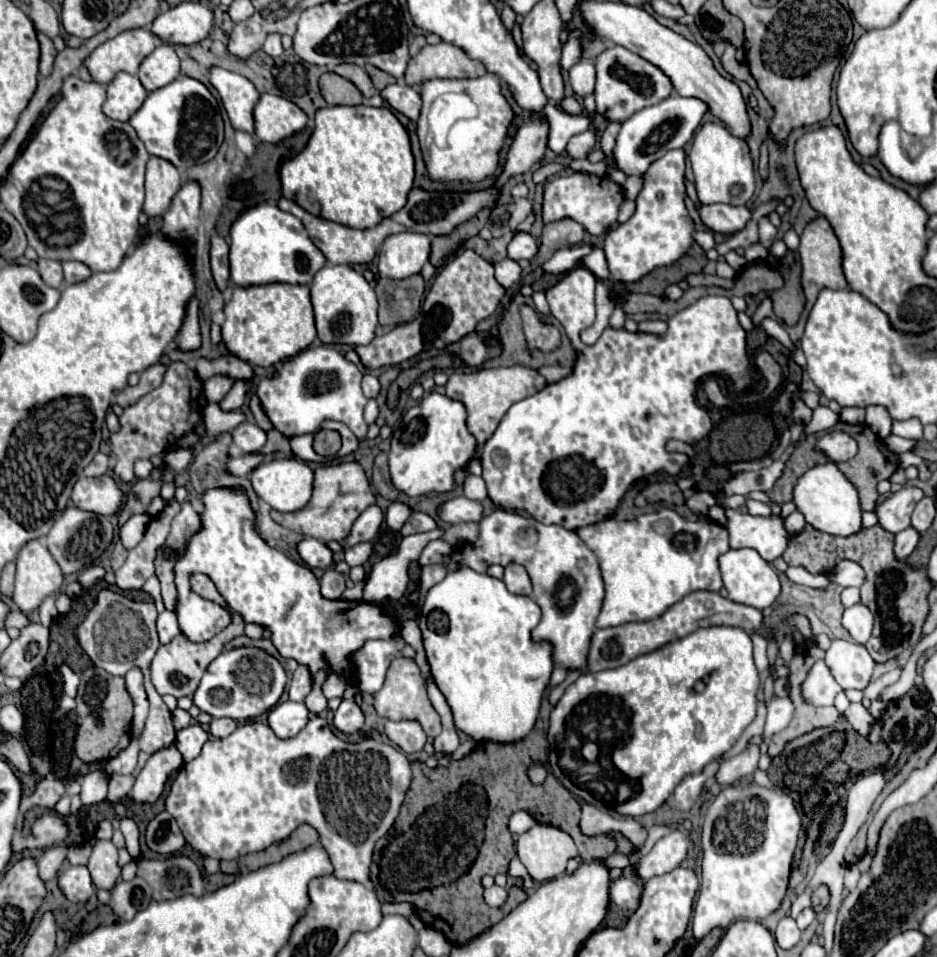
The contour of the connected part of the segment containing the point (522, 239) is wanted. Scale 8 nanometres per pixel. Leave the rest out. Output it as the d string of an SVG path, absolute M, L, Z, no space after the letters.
M517 233L513 237L513 241L509 243L507 247L507 255L515 261L521 261L521 259L533 259L537 255L537 241L529 235L529 233Z

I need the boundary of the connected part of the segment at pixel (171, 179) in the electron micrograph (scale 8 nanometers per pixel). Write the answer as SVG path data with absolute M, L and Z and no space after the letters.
M151 157L145 175L145 205L143 211L149 217L163 215L181 187L181 175L175 165L161 157Z

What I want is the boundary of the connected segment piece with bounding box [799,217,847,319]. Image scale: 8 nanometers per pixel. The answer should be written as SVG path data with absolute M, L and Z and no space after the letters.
M817 217L815 221L811 221L803 235L801 235L801 245L799 245L799 257L801 257L801 265L803 265L803 273L809 273L809 281L801 281L805 297L807 297L807 309L803 313L803 317L809 317L809 309L811 305L817 301L817 295L823 287L831 287L831 289L847 289L847 281L841 269L841 261L843 261L843 249L839 245L839 239L833 231L833 227L829 225L829 221L825 217Z

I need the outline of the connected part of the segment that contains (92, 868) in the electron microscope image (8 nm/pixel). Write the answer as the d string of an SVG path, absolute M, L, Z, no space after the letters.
M99 839L93 845L91 859L89 859L89 873L93 879L93 885L99 889L113 889L113 885L121 877L121 869L117 865L117 847L111 841Z

